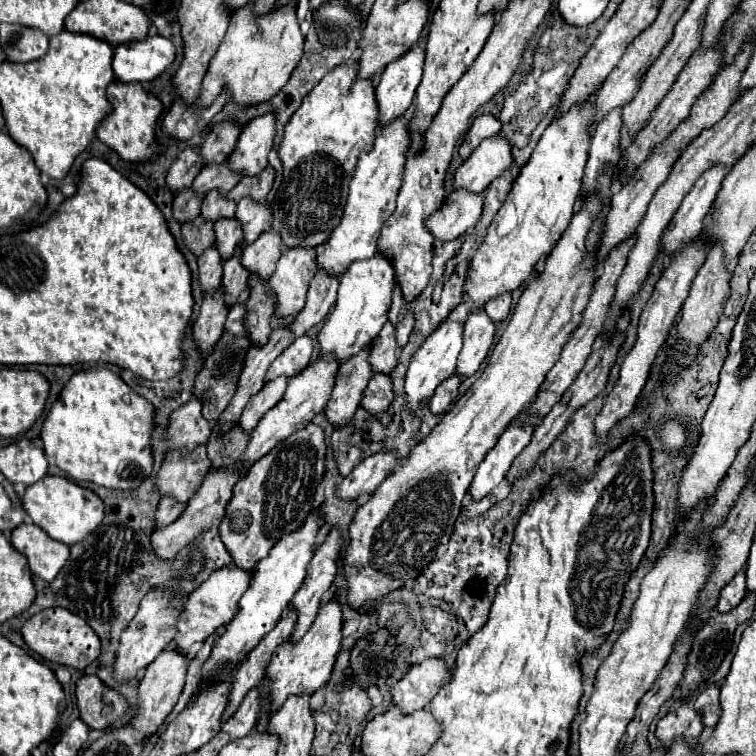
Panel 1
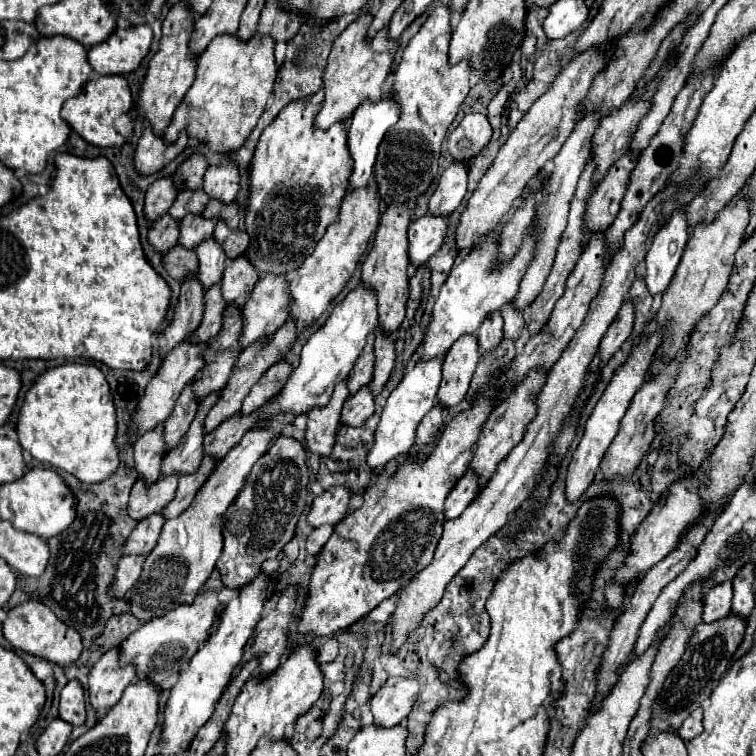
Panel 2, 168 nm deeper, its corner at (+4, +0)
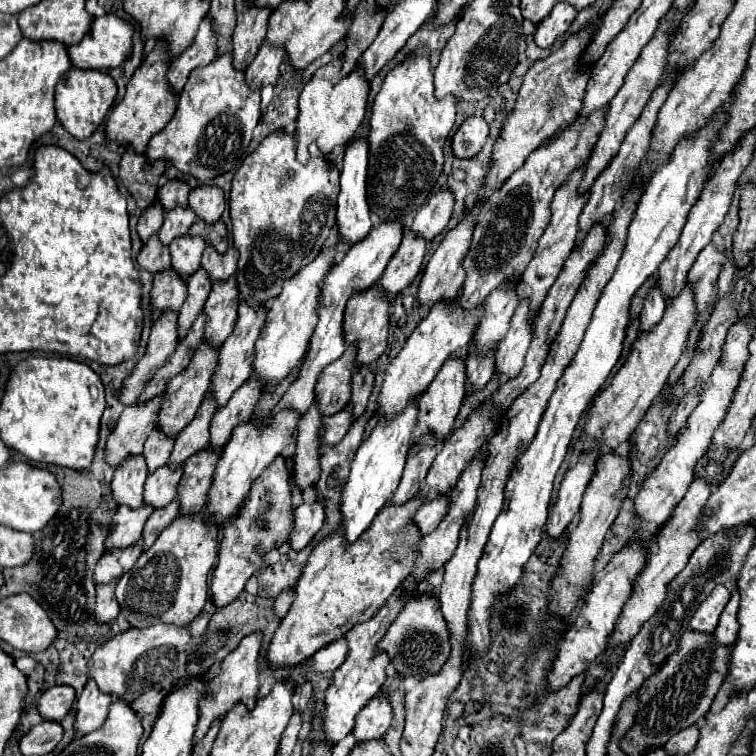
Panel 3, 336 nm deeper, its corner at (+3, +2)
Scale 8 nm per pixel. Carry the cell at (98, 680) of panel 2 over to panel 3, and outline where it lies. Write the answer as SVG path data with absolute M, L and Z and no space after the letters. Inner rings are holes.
M89 678L89 682L85 684L85 690L77 700L77 716L75 716L77 732L89 734L97 730L107 720L111 702L113 702L113 696L99 692L95 680Z

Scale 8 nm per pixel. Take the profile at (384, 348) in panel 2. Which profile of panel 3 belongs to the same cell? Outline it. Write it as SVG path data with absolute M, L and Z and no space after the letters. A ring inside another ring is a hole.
M369 364L359 366L357 372L353 374L353 396L351 396L355 418L365 412L367 402L369 402L369 396L373 392L373 384L375 384L373 368Z

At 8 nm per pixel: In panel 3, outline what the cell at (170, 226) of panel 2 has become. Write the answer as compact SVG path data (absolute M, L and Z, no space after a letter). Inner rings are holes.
M151 236L147 240L147 244L143 246L143 250L137 256L137 262L141 268L147 268L151 272L159 272L163 268L171 266L171 254L169 254L169 246L159 244L159 236Z

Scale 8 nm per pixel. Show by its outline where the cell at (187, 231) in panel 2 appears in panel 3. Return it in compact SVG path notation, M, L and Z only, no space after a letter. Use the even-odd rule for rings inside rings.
M191 234L179 236L169 246L169 250L171 250L171 266L181 276L193 274L201 264L201 256L203 256L205 246L207 246L207 242L203 238L199 238L199 236L191 236Z

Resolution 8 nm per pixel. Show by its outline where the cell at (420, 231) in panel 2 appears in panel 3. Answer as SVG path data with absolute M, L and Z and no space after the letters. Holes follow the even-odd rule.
M405 230L399 250L395 252L393 260L387 264L387 270L379 280L379 284L391 294L391 298L403 292L421 272L425 252L427 252L427 240L423 240L423 236L411 230Z

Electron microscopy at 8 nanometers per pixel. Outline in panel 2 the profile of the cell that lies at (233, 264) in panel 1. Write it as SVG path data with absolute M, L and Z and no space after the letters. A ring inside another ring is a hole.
M212 286L206 294L206 308L204 308L204 316L202 322L198 326L198 330L192 336L194 344L202 344L202 342L210 342L220 326L222 326L222 314L226 310L226 306L222 306L222 296L220 296L220 286Z

